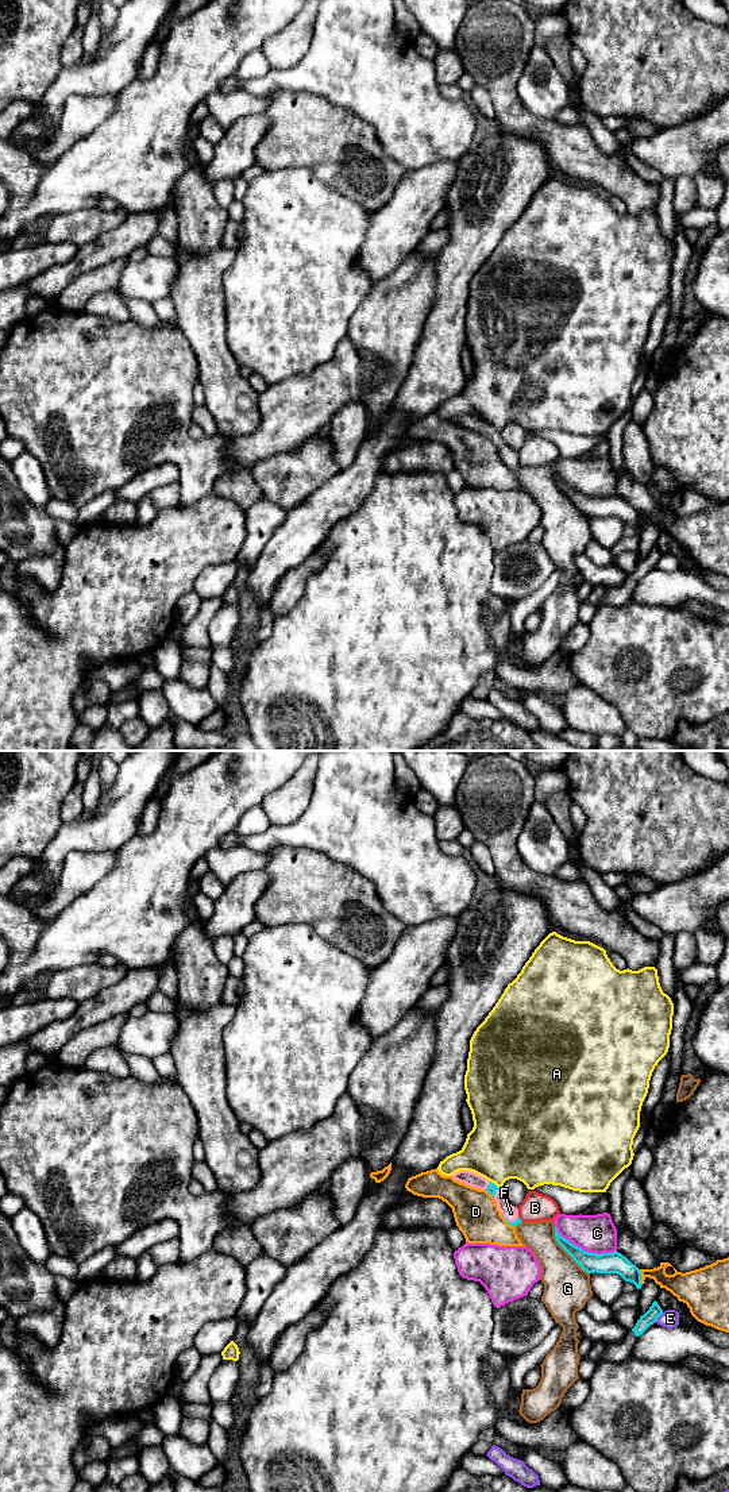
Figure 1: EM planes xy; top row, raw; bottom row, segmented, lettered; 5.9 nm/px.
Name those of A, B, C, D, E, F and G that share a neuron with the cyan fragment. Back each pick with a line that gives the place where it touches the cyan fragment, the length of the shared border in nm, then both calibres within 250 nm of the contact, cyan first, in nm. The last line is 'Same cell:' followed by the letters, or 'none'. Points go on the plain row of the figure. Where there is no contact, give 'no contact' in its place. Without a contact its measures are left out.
Same cell: none

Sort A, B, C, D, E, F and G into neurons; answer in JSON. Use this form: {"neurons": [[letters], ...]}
{"neurons": [["A"], ["B"], ["C"], ["D"], ["E"], ["F"], ["G"]]}

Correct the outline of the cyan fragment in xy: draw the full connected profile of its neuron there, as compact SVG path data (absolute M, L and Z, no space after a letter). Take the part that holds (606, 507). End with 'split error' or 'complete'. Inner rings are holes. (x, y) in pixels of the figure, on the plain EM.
M555 470L555 482L558 487L572 501L572 504L587 517L617 517L625 525L633 527L637 533L641 532L641 516L625 500L613 497L589 497L563 482Z | complete

